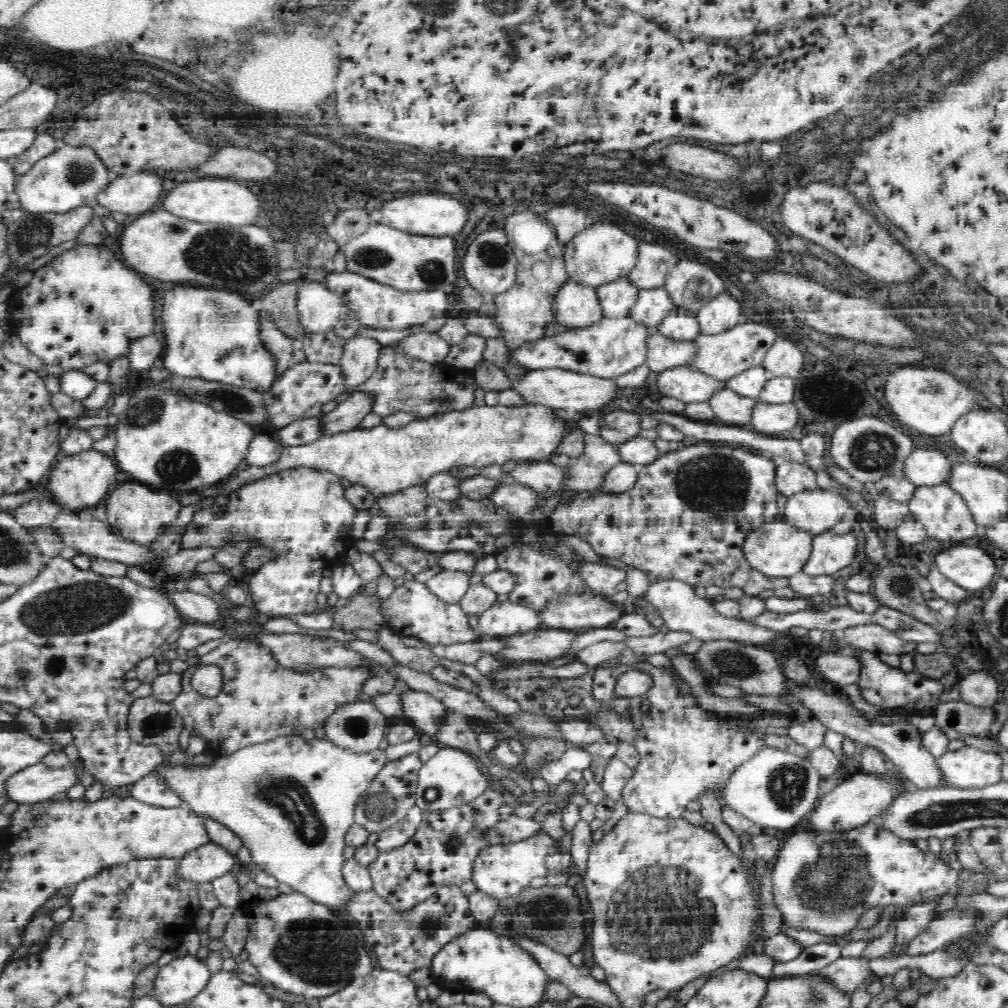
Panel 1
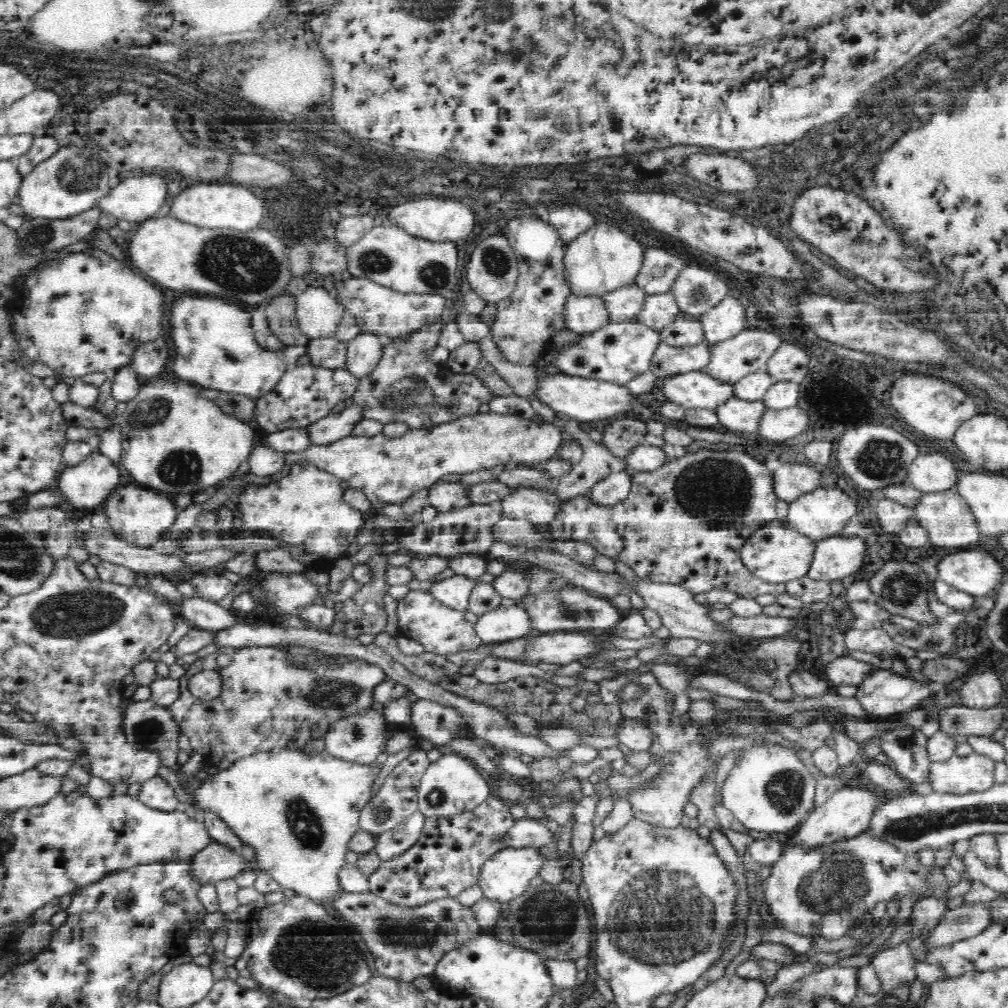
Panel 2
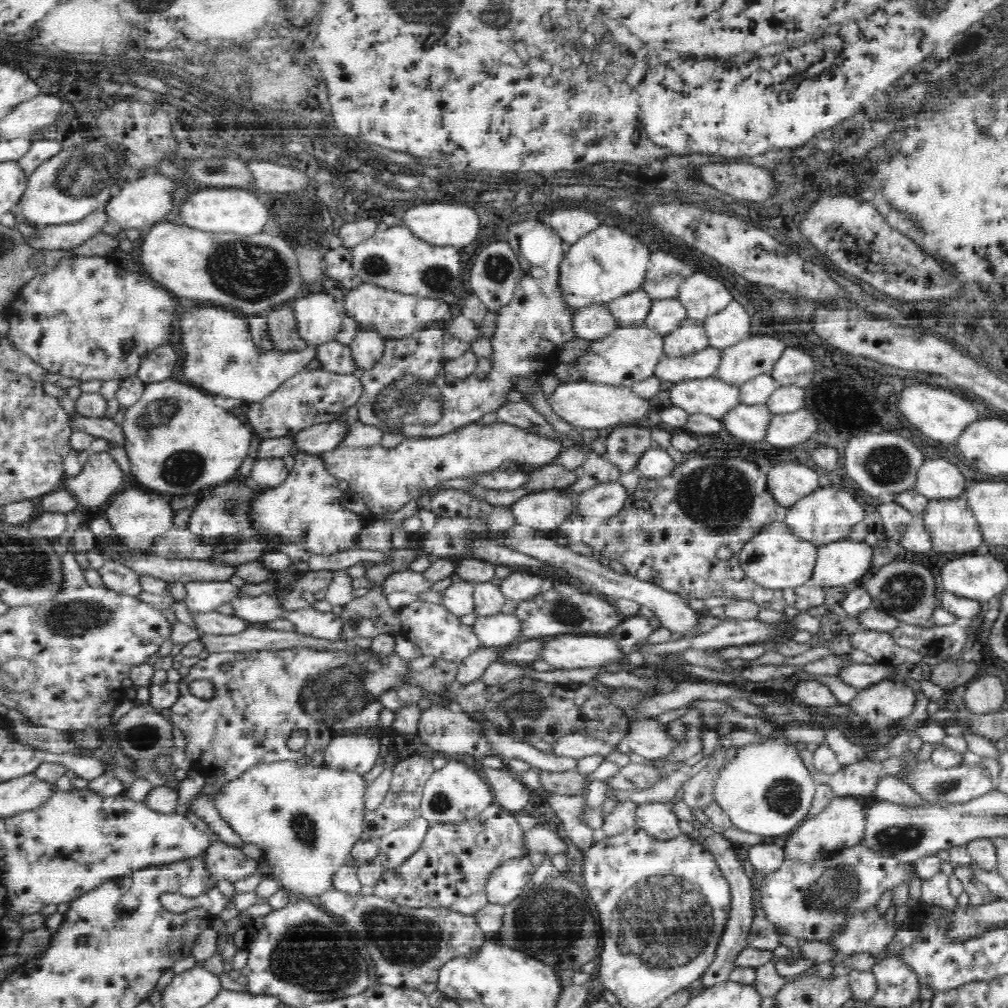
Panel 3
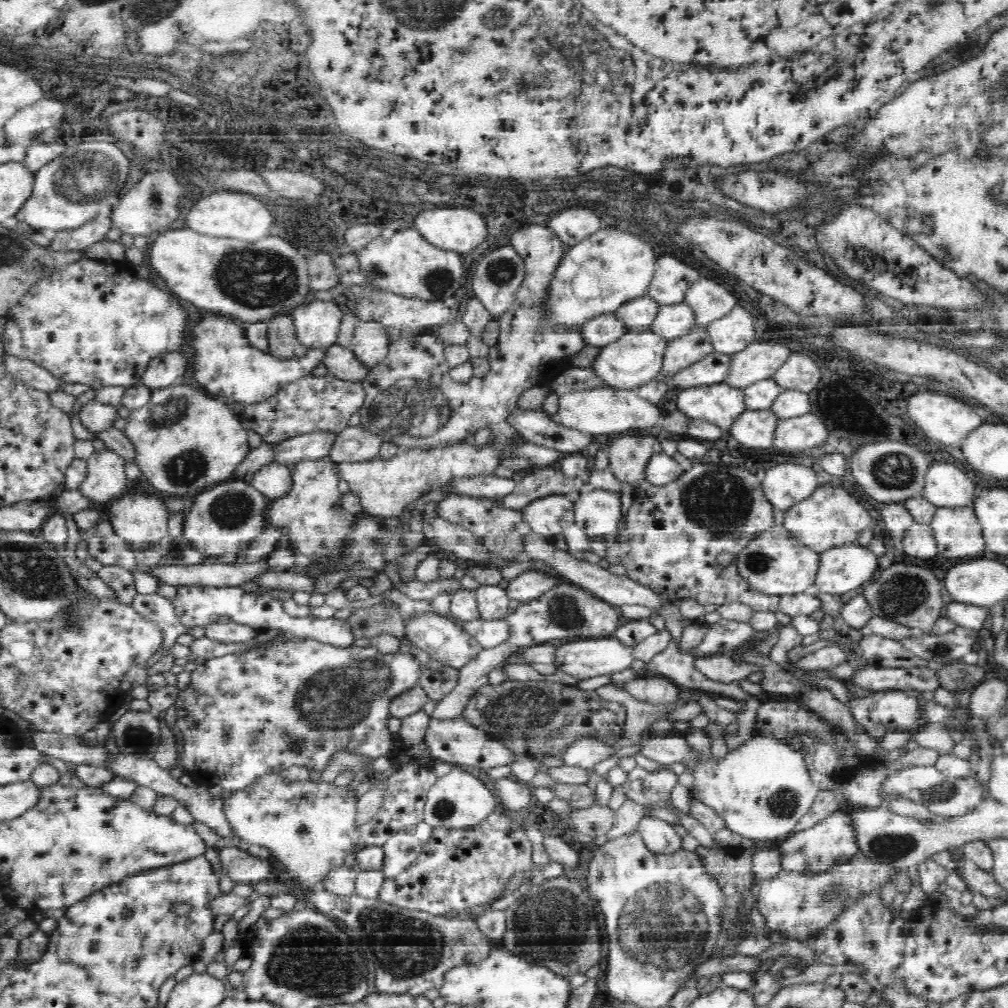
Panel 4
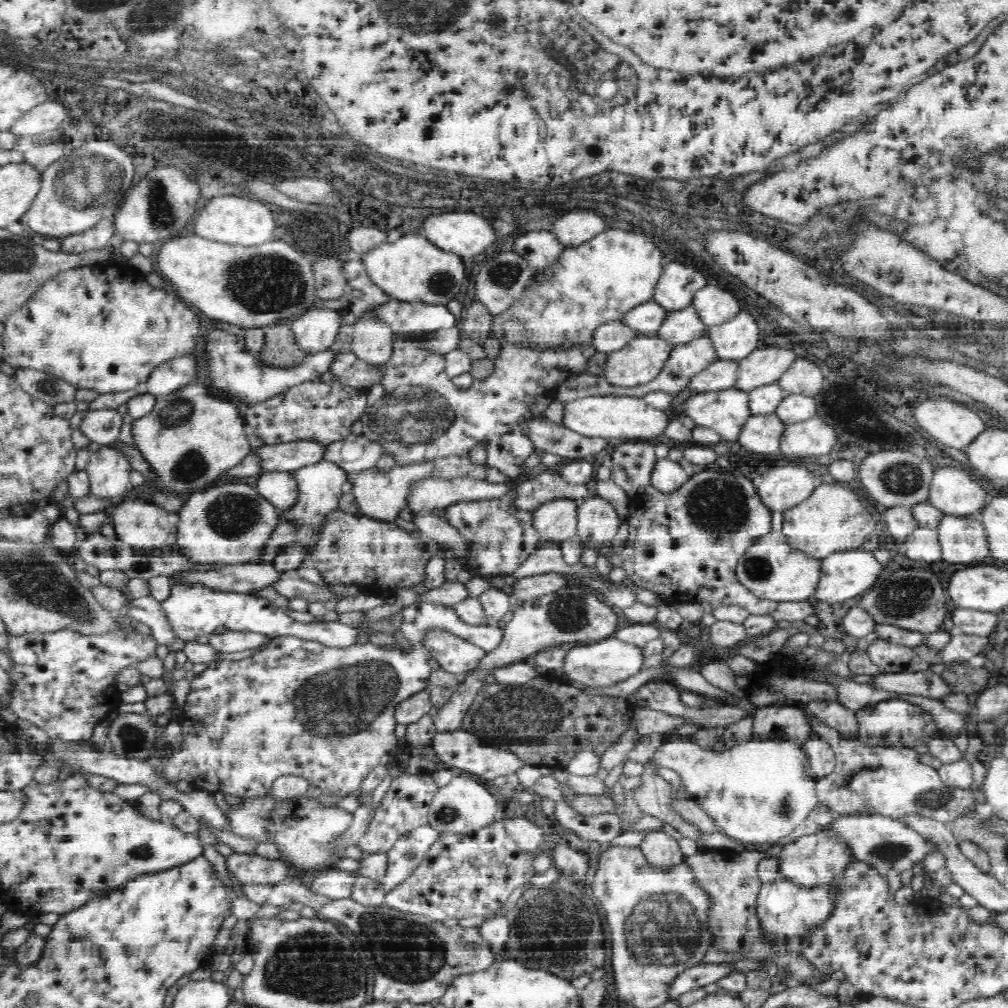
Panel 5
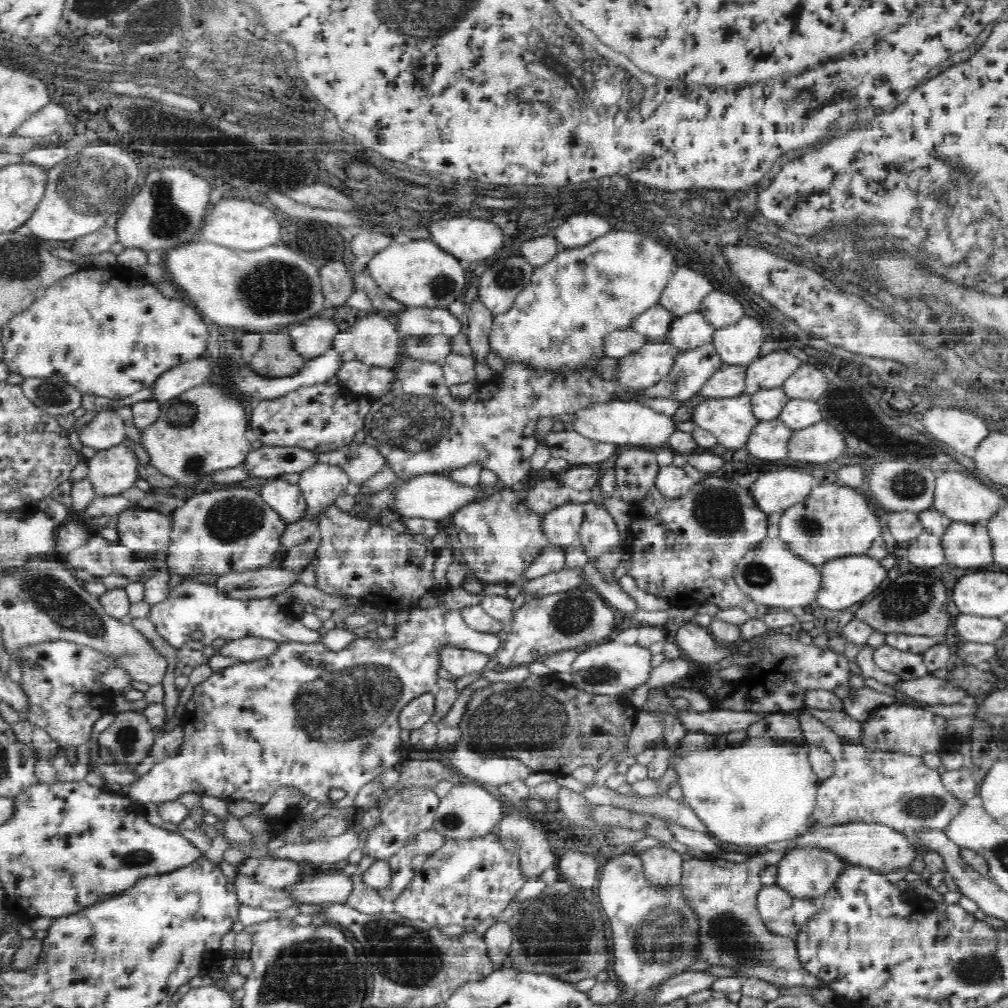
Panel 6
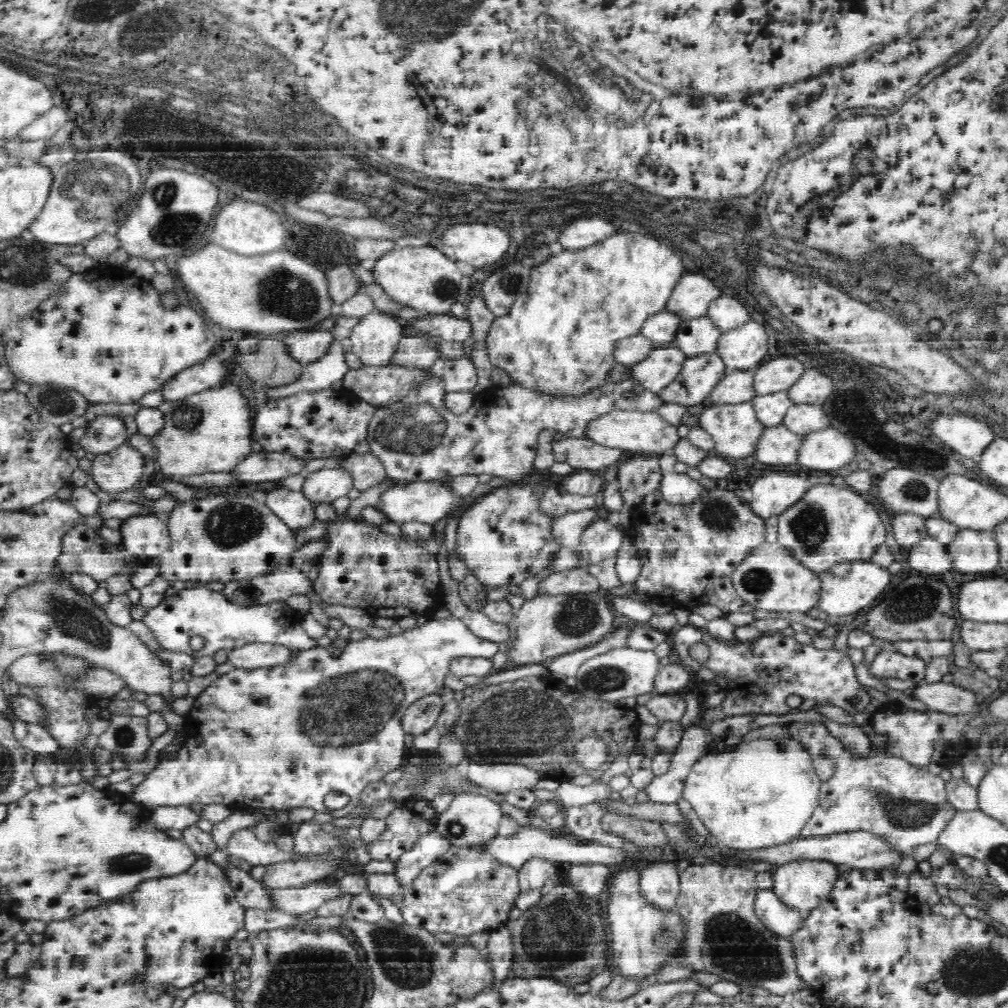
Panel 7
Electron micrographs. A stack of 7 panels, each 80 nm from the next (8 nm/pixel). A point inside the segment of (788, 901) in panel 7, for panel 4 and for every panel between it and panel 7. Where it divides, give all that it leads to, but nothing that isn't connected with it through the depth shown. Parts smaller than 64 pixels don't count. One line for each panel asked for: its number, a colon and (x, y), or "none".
4: (817, 851)
5: (812, 861)
6: (806, 876)

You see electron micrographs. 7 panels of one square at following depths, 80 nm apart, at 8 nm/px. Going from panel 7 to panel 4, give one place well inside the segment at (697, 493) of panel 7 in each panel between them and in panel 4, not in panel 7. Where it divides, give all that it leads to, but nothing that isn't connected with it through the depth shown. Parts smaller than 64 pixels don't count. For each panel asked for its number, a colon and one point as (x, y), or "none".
4: (662, 470)
5: (669, 476)
6: (673, 482)

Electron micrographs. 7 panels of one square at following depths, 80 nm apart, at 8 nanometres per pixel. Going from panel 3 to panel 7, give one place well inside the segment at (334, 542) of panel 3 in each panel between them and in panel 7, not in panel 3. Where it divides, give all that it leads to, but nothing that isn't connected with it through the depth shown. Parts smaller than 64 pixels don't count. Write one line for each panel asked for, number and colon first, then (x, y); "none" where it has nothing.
4: (312, 516)
5: (320, 484)
6: (322, 485)
7: (325, 486)

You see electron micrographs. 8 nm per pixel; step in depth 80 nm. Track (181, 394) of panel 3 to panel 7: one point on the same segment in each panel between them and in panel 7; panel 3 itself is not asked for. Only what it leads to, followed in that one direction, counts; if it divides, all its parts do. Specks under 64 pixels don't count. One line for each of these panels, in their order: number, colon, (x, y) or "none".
4: (187, 439)
5: (193, 436)
6: (204, 430)
7: (211, 432)

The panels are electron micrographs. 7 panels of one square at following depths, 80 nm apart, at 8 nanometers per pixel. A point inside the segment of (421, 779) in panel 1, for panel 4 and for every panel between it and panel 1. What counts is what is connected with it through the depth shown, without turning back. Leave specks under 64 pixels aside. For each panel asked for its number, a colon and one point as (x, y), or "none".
2: (451, 785)
3: (455, 794)
4: (459, 801)

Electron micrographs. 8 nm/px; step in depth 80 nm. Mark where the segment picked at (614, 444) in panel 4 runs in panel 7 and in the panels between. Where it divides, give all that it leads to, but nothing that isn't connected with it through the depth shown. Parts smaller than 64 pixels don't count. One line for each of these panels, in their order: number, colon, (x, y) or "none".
5: (633, 463)
6: (636, 469)
7: (639, 477)

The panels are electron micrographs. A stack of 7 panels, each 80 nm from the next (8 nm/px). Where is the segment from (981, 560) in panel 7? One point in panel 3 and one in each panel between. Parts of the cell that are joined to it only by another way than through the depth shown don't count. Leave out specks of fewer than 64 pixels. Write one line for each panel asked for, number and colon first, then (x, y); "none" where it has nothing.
3: (954, 529)
4: (959, 534)
5: (963, 540)
6: (971, 548)

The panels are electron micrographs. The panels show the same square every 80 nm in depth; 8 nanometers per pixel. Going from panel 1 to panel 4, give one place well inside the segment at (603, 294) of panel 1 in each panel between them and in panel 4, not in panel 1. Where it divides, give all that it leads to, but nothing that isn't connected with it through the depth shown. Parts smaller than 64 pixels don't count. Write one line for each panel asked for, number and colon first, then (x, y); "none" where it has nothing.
2: (625, 304)
3: (632, 310)
4: (640, 315)

